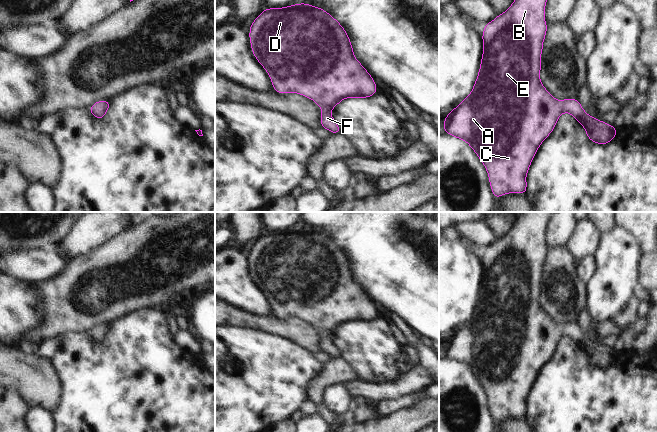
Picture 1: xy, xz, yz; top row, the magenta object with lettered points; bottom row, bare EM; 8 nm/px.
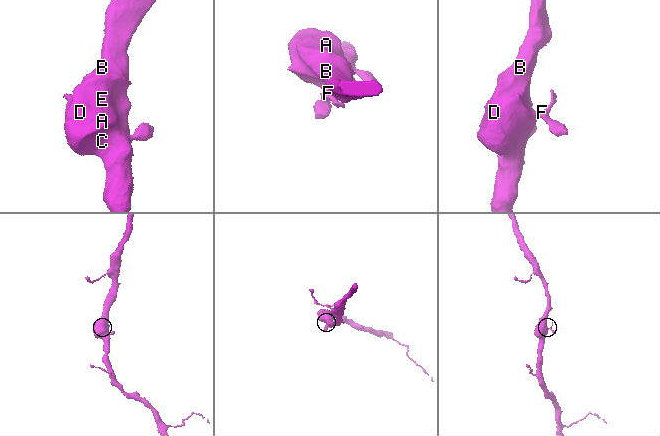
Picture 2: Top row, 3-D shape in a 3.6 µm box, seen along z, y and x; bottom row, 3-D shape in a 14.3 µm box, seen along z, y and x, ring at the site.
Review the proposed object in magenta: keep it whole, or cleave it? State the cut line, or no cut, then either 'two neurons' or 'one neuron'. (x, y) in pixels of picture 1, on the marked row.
cut none; one neuron

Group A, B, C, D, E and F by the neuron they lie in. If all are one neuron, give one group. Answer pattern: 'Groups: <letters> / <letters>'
Groups: A B C D E F

